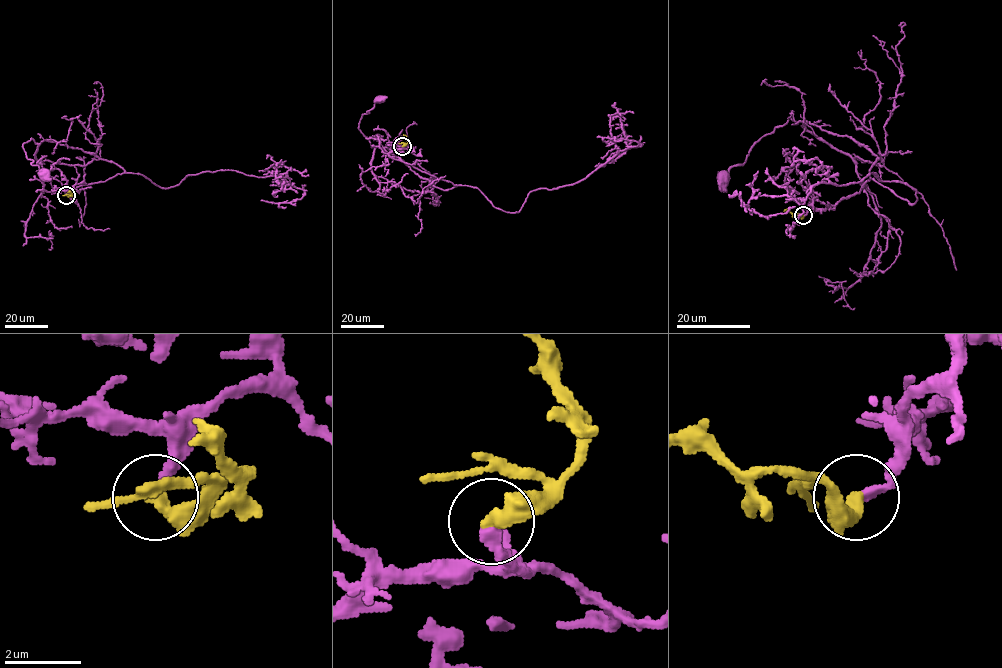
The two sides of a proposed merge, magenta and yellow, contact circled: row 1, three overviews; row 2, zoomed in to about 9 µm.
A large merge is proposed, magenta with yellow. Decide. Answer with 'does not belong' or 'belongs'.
belongs

